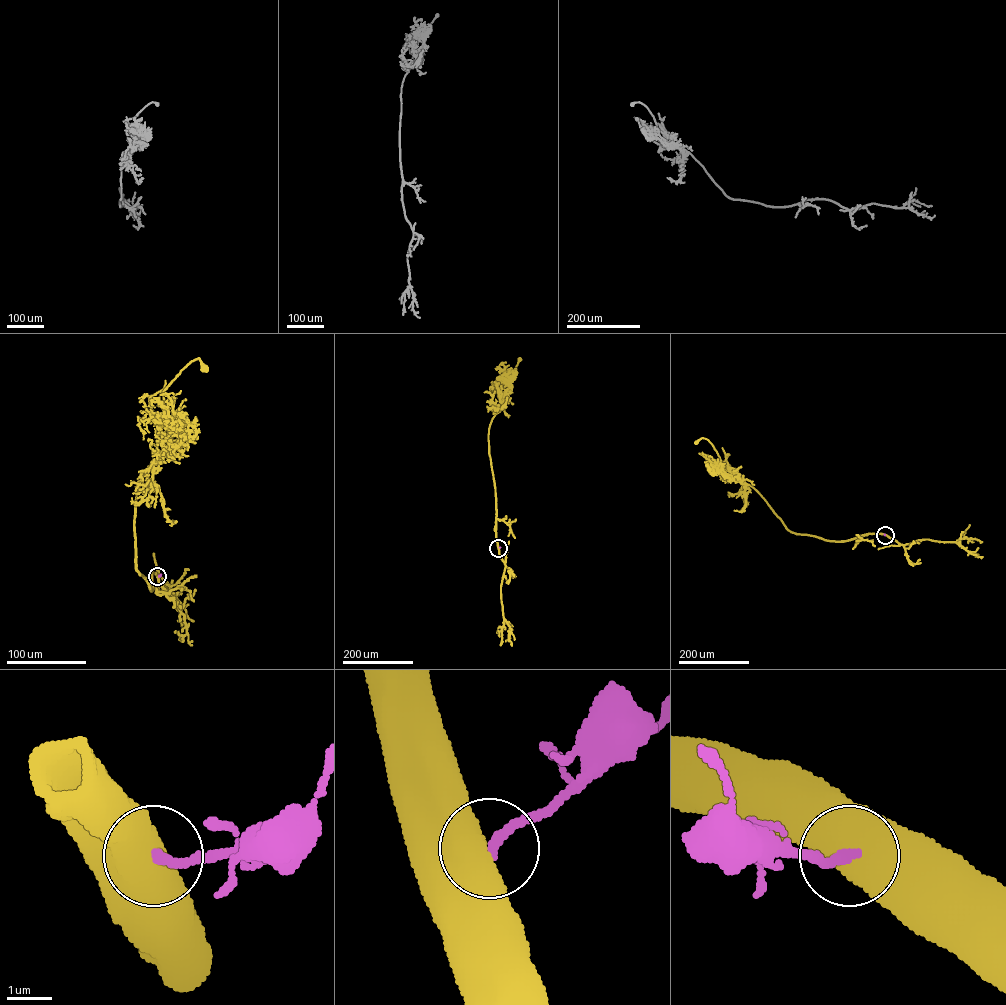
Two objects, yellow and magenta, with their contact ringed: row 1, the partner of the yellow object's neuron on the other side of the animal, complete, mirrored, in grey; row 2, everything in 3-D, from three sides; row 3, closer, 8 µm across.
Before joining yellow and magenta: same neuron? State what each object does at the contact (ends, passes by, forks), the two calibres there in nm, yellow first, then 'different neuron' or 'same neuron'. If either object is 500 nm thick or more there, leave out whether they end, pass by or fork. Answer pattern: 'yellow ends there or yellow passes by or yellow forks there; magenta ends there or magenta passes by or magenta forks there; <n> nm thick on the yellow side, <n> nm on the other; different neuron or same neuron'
1000 nm thick on the yellow side, 240 nm on the other; different neuron

